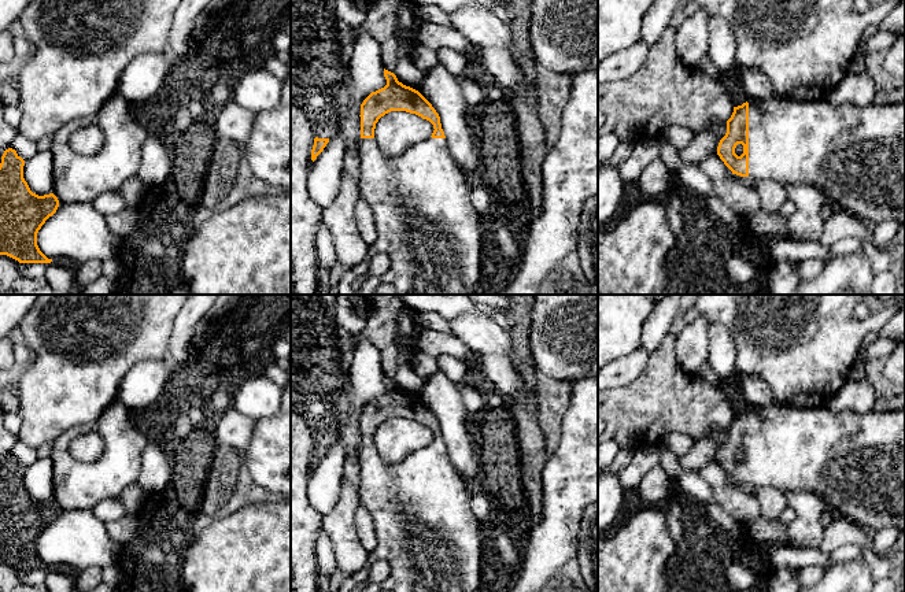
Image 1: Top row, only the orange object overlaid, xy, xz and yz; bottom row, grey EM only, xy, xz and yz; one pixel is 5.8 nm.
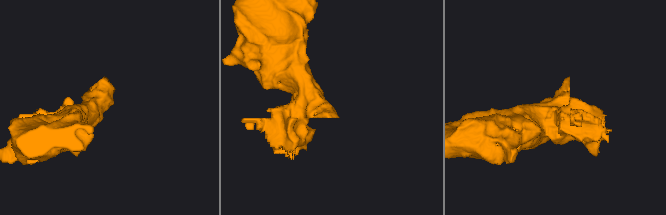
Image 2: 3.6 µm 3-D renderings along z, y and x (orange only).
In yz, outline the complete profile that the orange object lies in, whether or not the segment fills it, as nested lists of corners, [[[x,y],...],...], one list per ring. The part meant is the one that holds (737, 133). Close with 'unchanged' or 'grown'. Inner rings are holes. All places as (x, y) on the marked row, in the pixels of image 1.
[[[905,95],[864,107],[831,104],[824,99],[747,99],[742,106],[734,107],[717,155],[732,174],[750,177],[754,185],[764,180],[773,180],[783,186],[810,184],[824,193],[828,204],[839,206],[867,225],[882,221],[905,223]]]; grown

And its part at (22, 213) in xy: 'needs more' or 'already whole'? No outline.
needs more

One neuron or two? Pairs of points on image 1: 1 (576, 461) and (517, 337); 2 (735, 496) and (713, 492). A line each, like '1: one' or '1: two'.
1: two
2: one

